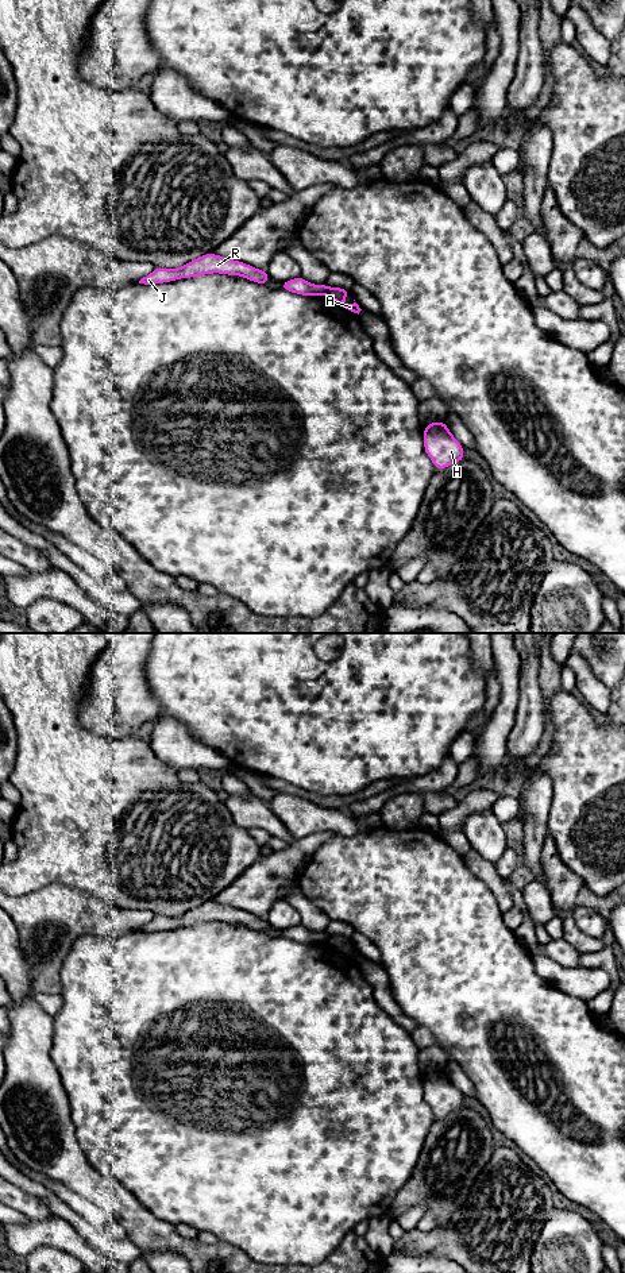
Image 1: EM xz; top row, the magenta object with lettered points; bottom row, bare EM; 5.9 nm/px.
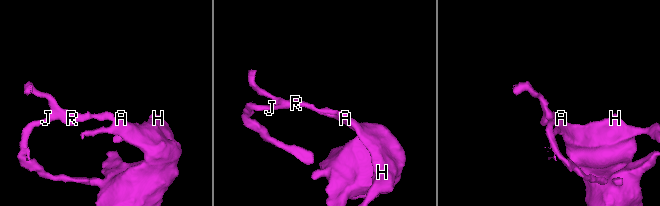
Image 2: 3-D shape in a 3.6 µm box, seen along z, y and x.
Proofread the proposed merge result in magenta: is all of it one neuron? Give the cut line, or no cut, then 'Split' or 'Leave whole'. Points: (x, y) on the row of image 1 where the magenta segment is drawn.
Split along xz (330, 288), (325, 294). Split

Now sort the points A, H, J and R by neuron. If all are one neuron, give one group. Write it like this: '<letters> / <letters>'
A H / J R

